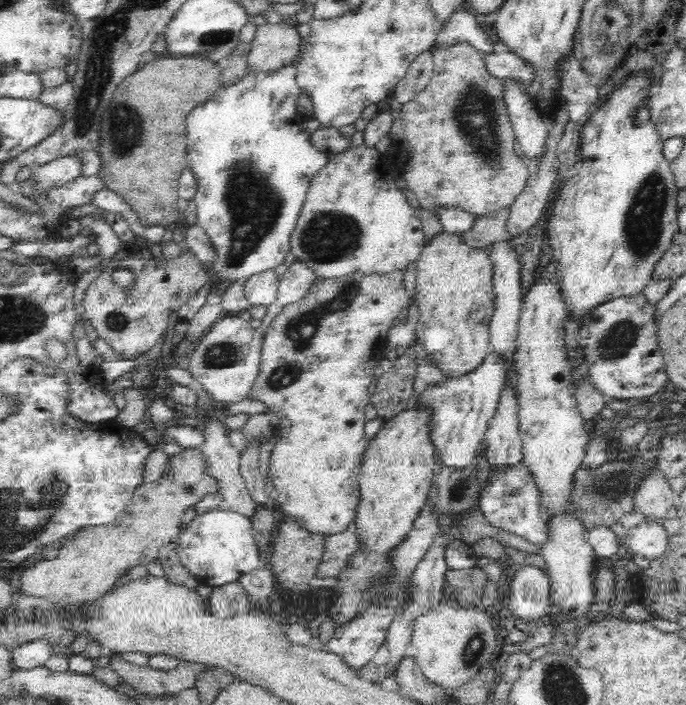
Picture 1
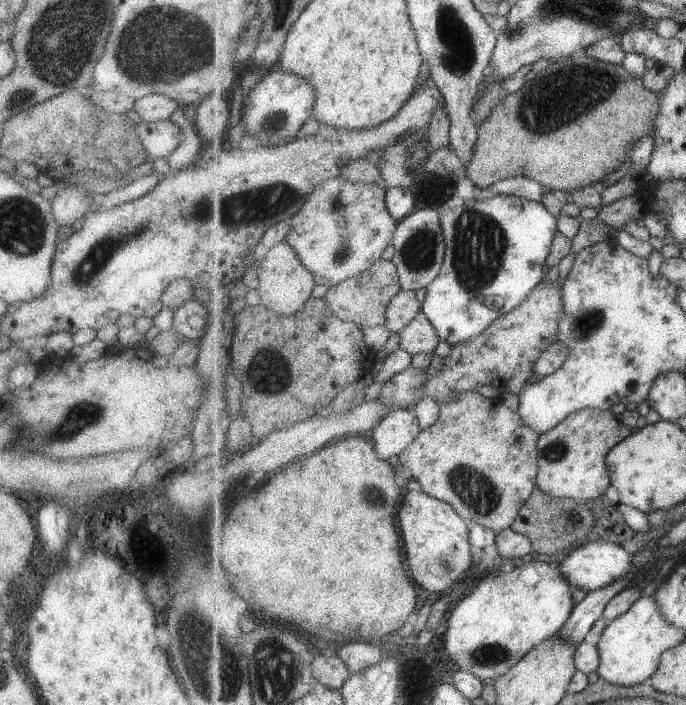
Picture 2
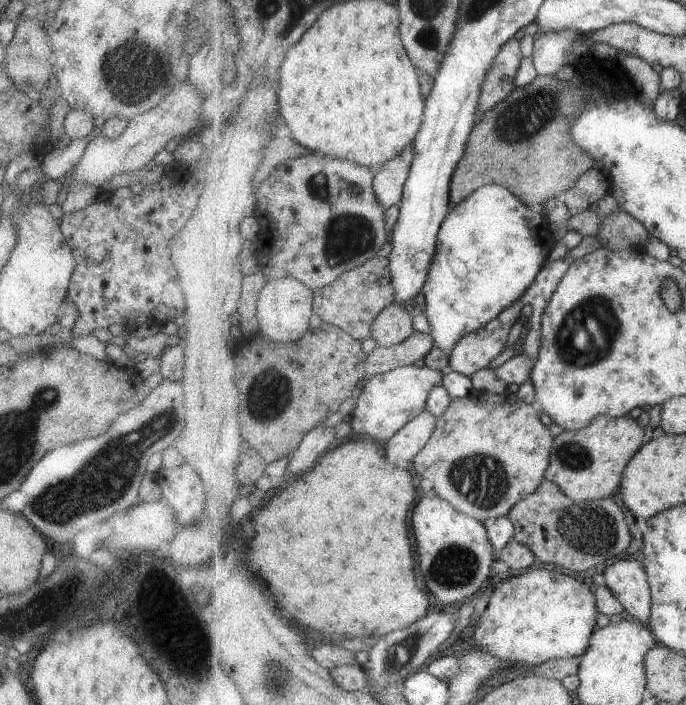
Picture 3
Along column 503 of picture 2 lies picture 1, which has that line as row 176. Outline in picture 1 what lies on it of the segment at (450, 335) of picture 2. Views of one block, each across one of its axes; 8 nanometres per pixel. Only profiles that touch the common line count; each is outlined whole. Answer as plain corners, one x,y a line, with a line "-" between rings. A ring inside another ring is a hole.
296,62
278,68
278,70
270,70
270,72
252,70
244,74
235,84
228,87
220,87
214,94
214,97
202,102
202,104
198,104
196,108
192,108
185,118
187,160
197,182
197,191
193,198
197,206
196,224
203,228
206,235
210,238
213,247
216,249
217,259
213,264
213,268
210,268
210,271
216,276
218,282
228,281
233,283
243,279
246,280
250,276
254,276
254,274
266,272
266,270
274,269
279,264
284,263
284,257
288,252
291,252
290,238
302,206
304,206
309,186
312,185
311,180
328,162
329,156
325,152
320,152
311,143
311,134
302,129
302,122
305,121
305,117
296,113
296,100
302,93
300,87
298,87
296,75

